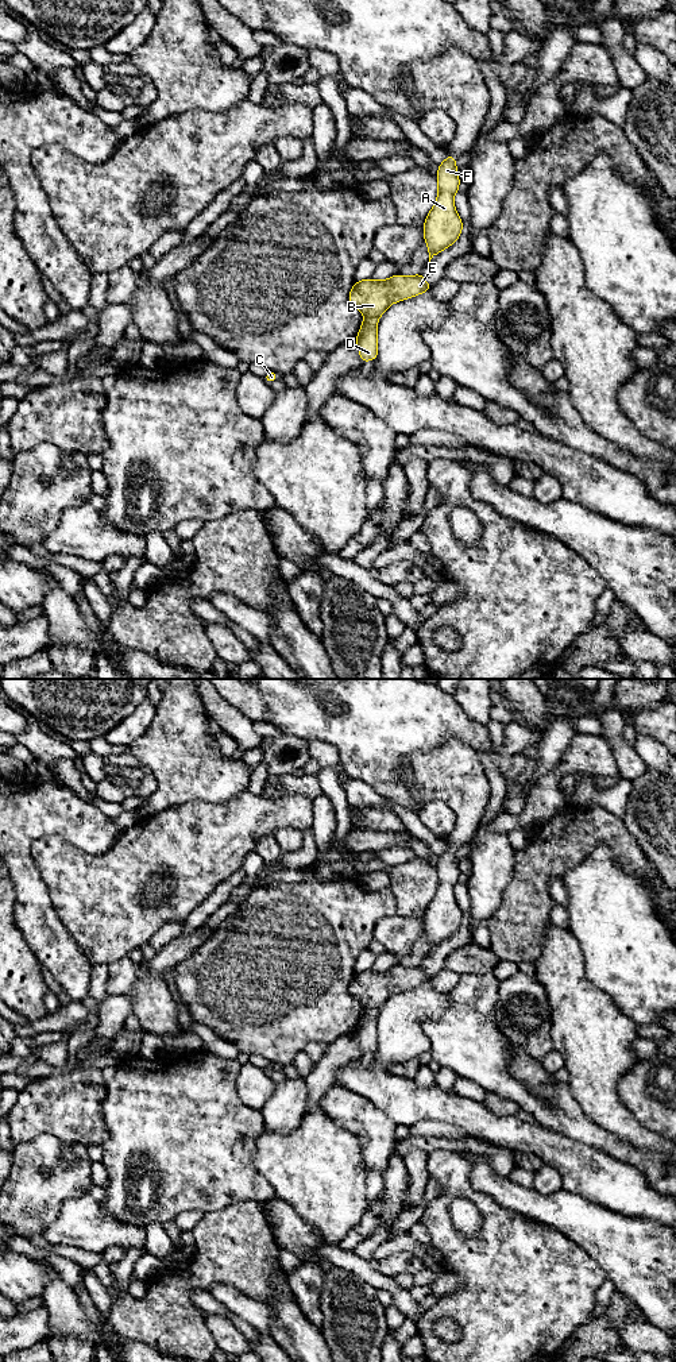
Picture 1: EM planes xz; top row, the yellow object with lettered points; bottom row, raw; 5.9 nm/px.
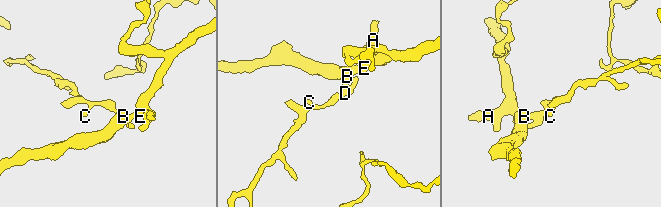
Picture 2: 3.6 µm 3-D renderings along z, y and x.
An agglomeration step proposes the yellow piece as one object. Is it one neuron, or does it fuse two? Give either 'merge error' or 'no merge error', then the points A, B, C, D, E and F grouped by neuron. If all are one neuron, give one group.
merge error; groups A B E F / C D

